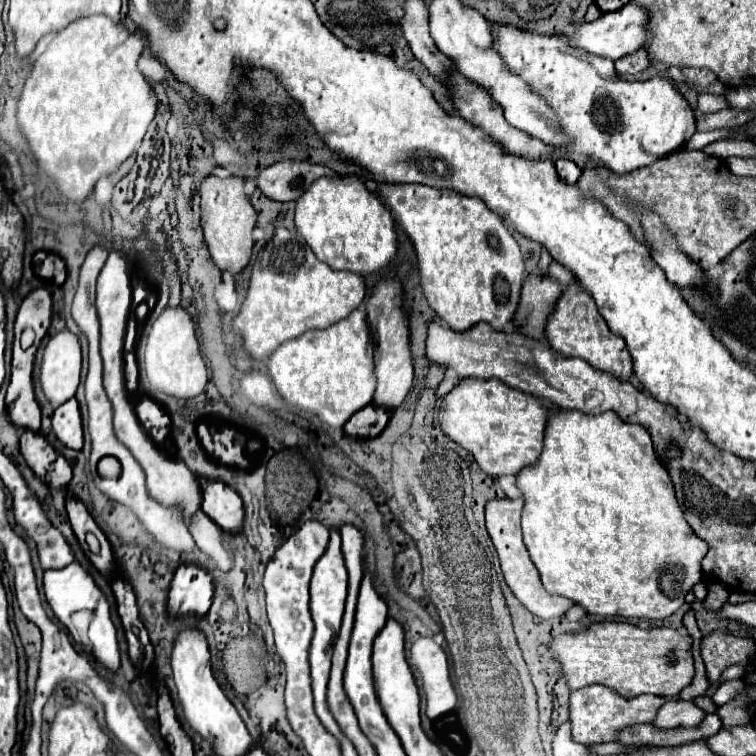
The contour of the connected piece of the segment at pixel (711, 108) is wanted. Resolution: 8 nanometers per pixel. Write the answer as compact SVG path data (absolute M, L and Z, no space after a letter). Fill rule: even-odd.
M702 93L698 97L698 111L700 113L716 113L716 111L722 111L726 109L728 103L724 99L724 95L708 95L708 93Z

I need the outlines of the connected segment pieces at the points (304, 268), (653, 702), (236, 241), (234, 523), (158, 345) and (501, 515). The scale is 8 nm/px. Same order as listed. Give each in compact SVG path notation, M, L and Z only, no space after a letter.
M276 229L274 237L258 253L250 289L232 329L244 337L244 349L258 361L266 361L284 341L296 339L308 329L324 329L348 317L364 299L366 283L352 271L334 271L318 261L298 231Z
M588 685L570 695L570 723L572 723L572 739L582 745L598 745L616 741L618 733L624 727L632 727L638 723L652 723L656 719L658 709L666 703L666 699L656 695L638 695L634 699L626 699L616 691L602 685Z
M210 175L204 179L200 185L200 209L202 209L202 229L204 229L204 239L208 243L212 261L220 271L228 271L232 275L240 273L246 269L250 263L254 239L252 239L252 229L256 227L256 211L244 191L244 179L230 177L230 179L220 179L216 175Z
M198 479L202 491L202 511L224 531L238 531L244 521L240 495L222 481Z
M182 307L164 309L162 315L154 321L146 345L146 373L150 383L158 391L164 391L174 397L196 397L204 391L208 383L206 365L200 355L194 321Z
M492 499L486 503L484 513L486 513L486 529L488 535L496 547L496 553L500 557L500 567L502 567L502 575L506 585L510 587L510 591L520 599L520 603L534 615L542 617L542 619L552 619L552 617L562 617L574 603L570 599L558 597L558 595L550 595L544 585L540 583L540 575L538 569L534 567L534 563L530 561L528 549L522 541L522 531L520 531L520 511L522 511L524 501L518 499Z

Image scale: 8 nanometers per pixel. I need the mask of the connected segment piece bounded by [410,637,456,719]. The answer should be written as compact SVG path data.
M422 637L414 641L410 653L424 679L424 691L428 699L426 715L436 719L444 713L450 713L456 707L456 691L450 681L444 649L432 637Z

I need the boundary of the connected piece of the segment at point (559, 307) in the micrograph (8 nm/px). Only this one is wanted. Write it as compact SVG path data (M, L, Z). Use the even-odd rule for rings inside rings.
M570 285L562 291L562 295L554 305L554 311L548 315L546 339L550 347L562 355L582 357L592 367L614 373L620 379L628 379L632 375L632 357L626 349L624 339L608 329L606 321L602 319L602 315L594 305L594 299L586 291L578 289L576 285Z

